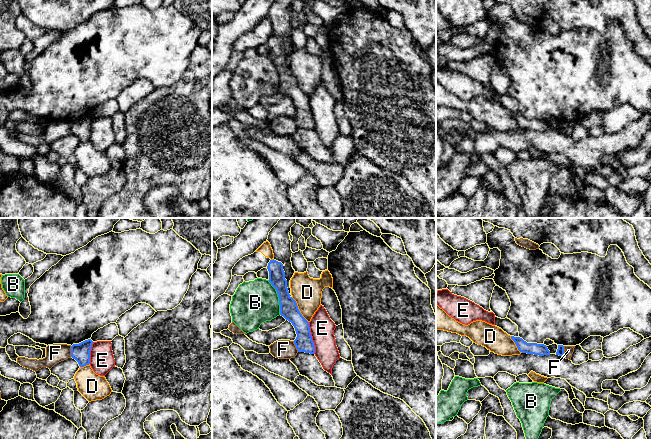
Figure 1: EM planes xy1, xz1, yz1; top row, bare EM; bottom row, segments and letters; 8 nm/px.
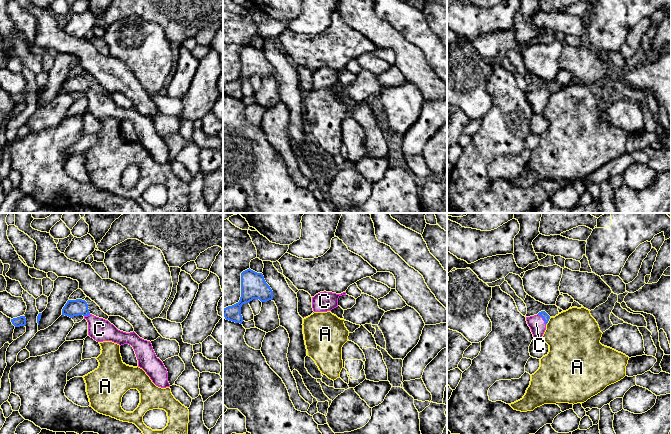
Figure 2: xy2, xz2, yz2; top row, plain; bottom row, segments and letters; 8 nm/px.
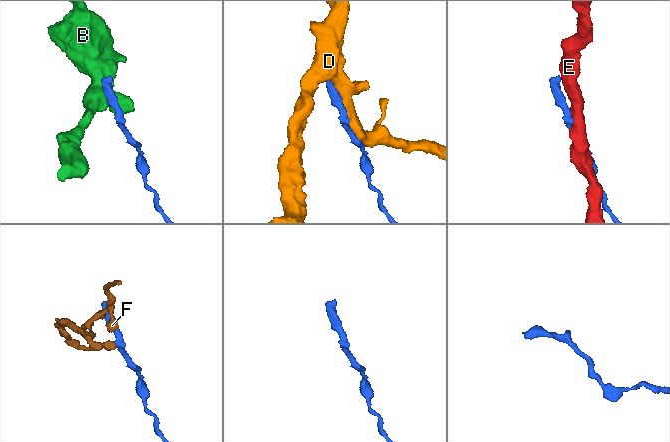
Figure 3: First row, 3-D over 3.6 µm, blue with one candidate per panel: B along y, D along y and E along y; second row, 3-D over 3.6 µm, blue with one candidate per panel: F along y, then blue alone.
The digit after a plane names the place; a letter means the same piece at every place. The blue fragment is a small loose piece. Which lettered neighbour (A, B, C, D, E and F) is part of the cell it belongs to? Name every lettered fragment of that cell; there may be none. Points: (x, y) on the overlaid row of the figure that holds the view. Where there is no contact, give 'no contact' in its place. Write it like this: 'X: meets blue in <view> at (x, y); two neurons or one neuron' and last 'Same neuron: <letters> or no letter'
A: meets blue in yz2 at (548, 320); two neurons
B: meets blue in xz1 at (278, 296); two neurons
C: meets blue in yz2 at (543, 319); one neuron
D: meets blue in xz1 at (298, 310); two neurons
E: meets blue in xz1 at (311, 338); two neurons
F: meets blue in xy1 at (71, 351); two neurons
Same neuron: C

